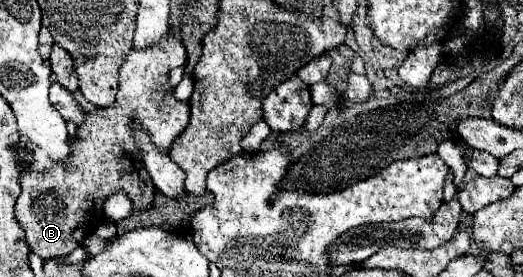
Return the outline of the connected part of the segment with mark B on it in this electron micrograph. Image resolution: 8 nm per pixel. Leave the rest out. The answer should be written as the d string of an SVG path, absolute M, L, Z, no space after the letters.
M172 29L162 39L162 43L156 43L148 49L134 49L132 47L132 51L128 53L128 59L120 67L120 87L116 93L116 103L112 107L98 107L98 109L86 113L84 123L80 123L76 127L76 135L70 137L70 159L68 159L68 163L52 167L52 171L36 171L32 167L32 159L28 159L28 163L24 163L24 171L20 173L22 193L20 193L18 203L16 203L16 217L22 225L22 229L26 231L26 241L30 245L30 249L36 255L40 255L42 259L64 257L70 251L74 251L76 247L80 247L80 243L92 231L92 227L98 227L98 223L102 223L106 219L102 205L118 189L124 189L130 195L130 199L134 203L134 211L142 211L146 207L152 207L152 197L156 193L156 187L154 187L150 175L146 173L146 169L142 165L140 151L136 149L136 143L132 139L130 119L132 117L138 119L140 125L150 133L152 143L156 143L164 153L168 153L170 143L184 131L184 127L190 121L188 103L178 101L174 97L174 89L168 85L170 71L186 65L186 59L188 59L186 45L180 39L176 39Z

